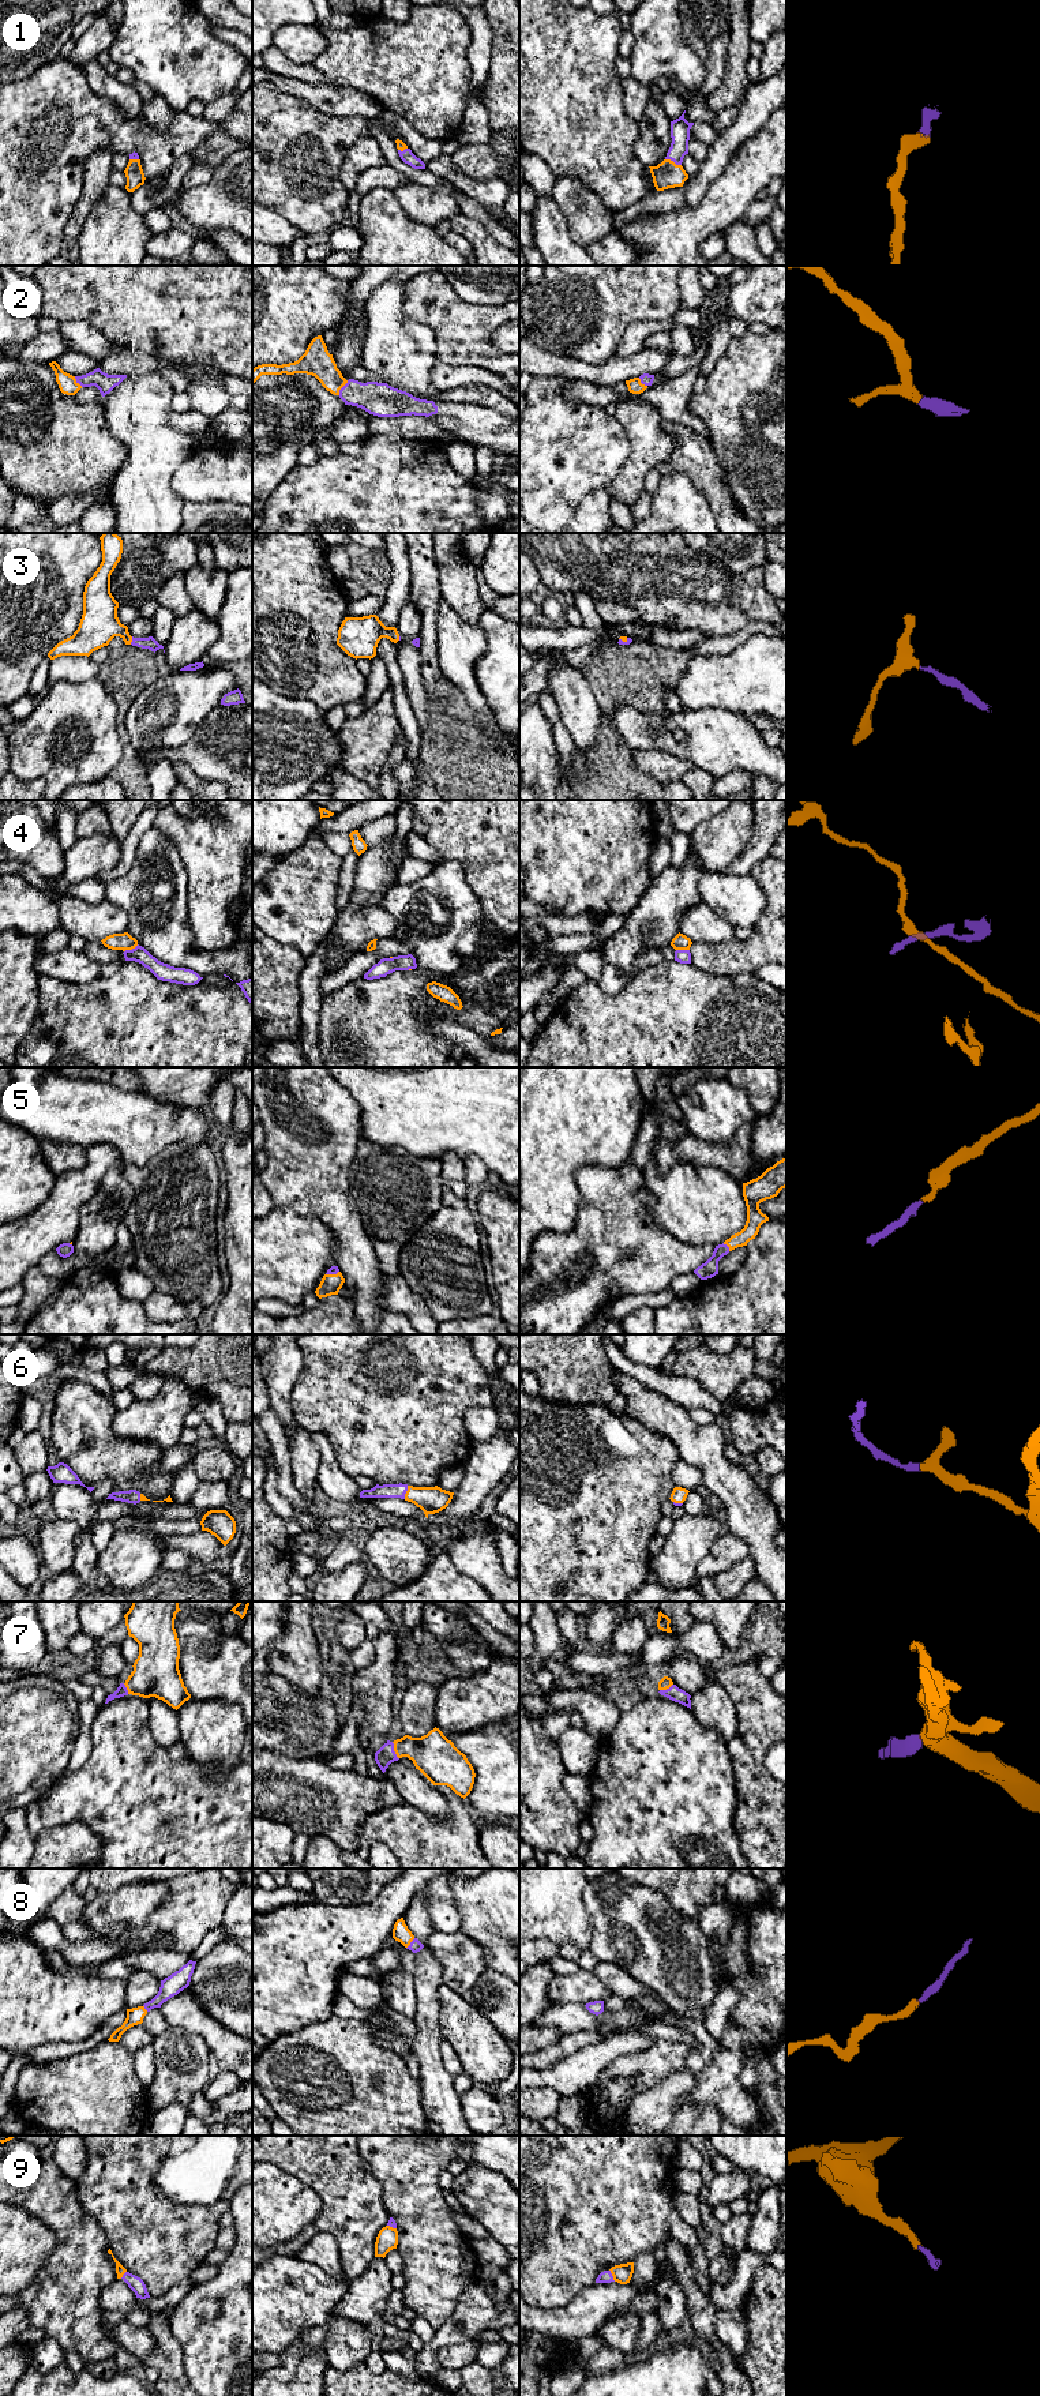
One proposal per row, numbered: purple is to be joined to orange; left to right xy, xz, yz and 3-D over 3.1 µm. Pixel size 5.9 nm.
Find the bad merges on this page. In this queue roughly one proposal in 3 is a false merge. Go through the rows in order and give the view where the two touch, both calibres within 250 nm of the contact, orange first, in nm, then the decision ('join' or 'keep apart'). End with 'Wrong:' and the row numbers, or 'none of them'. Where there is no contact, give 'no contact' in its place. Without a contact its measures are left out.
1: yz | 160/110 nm | join
2: xz | 170/200 nm | join
3: xy | 220/70 nm | join
4: xy | 100/100 nm | keep apart
5: yz | 100/100 nm | join
6: xz | 160/80 nm | join
7: xz | 240/110 nm | join
8: xz | 100/70 nm | join
9: yz | 120/70 nm | join
Wrong: 4

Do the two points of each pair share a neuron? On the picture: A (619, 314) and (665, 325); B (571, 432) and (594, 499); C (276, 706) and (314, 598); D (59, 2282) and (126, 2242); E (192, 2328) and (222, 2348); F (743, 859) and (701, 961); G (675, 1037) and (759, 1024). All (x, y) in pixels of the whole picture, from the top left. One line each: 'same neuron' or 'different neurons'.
A: different neurons
B: different neurons
C: different neurons
D: different neurons
E: same neuron
F: different neurons
G: same neuron

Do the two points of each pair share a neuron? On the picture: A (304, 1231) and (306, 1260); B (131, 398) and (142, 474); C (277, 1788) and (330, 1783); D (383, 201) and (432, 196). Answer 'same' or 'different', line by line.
A: same
B: same
C: same
D: different

